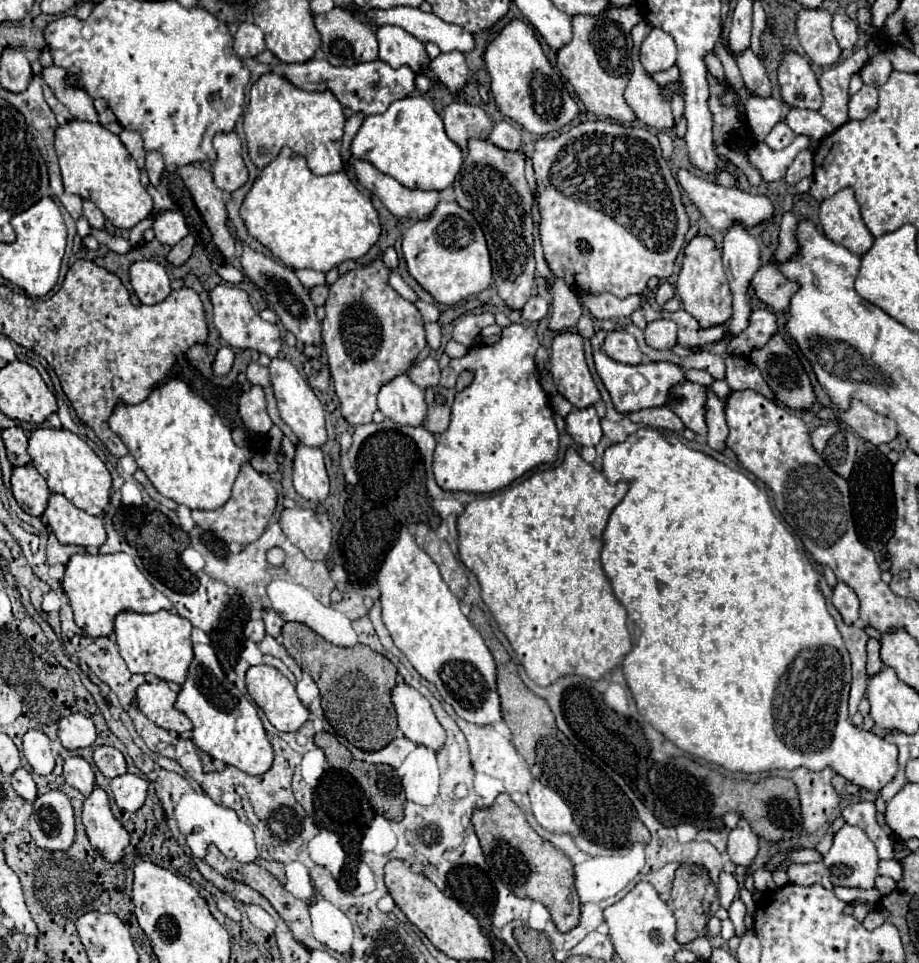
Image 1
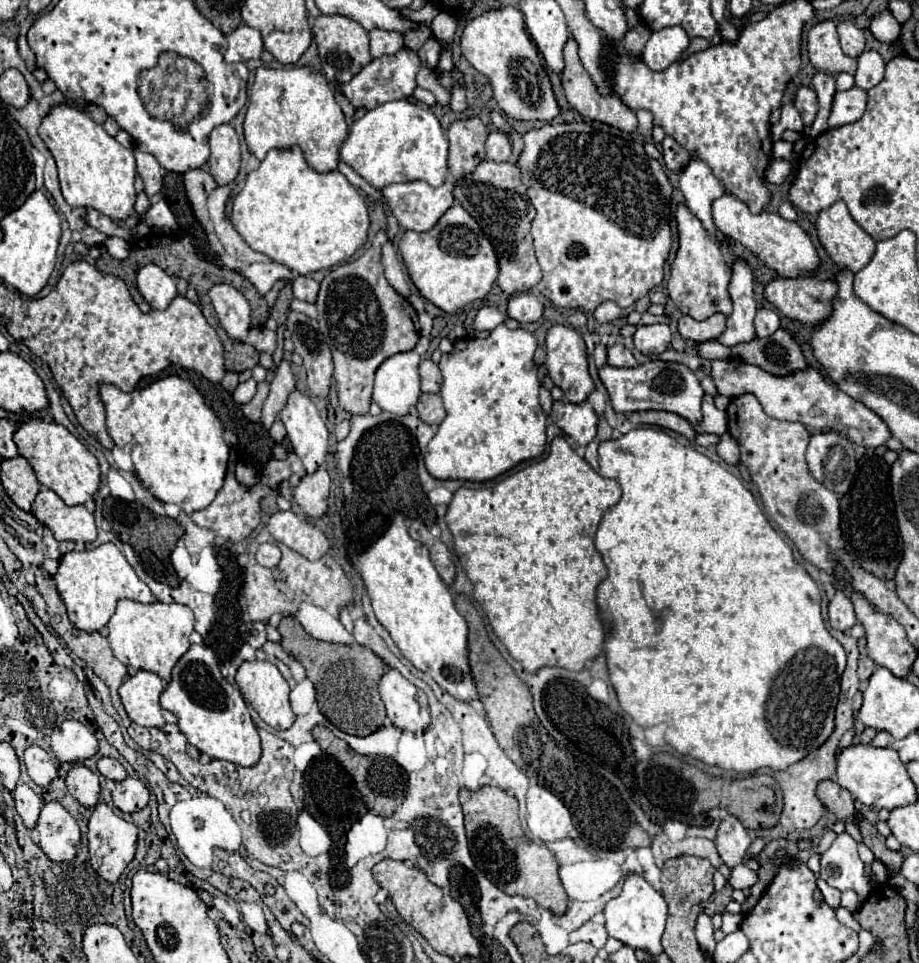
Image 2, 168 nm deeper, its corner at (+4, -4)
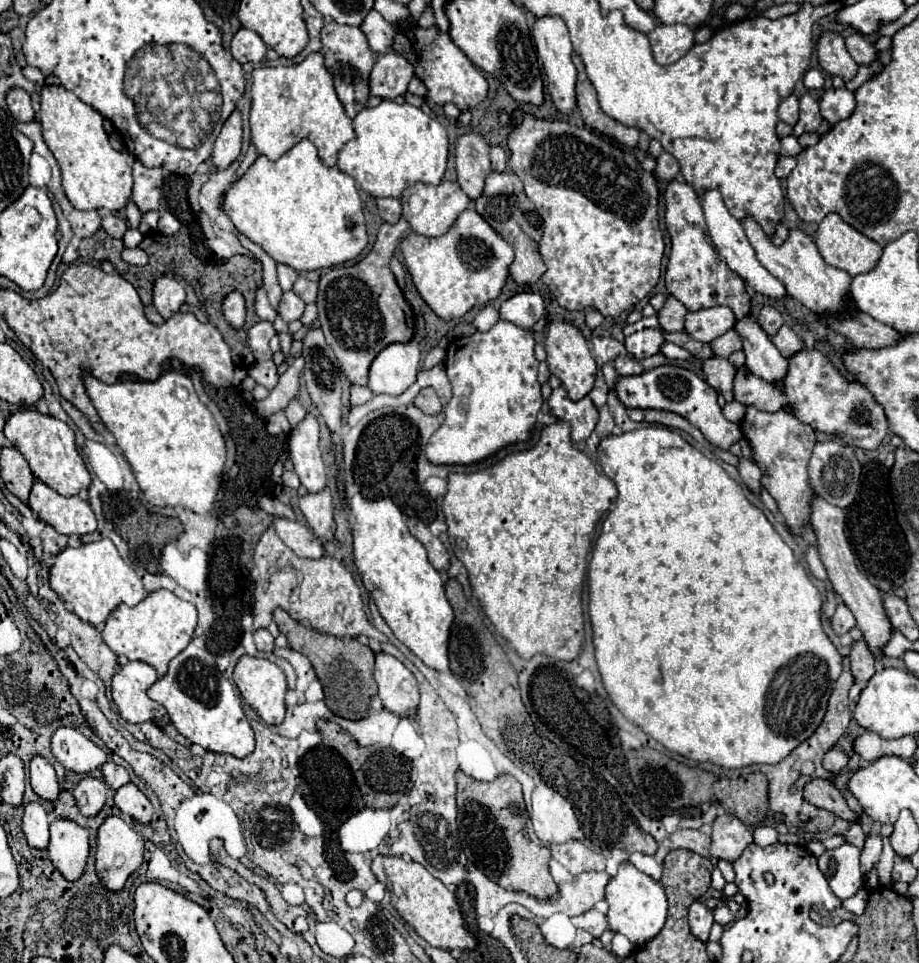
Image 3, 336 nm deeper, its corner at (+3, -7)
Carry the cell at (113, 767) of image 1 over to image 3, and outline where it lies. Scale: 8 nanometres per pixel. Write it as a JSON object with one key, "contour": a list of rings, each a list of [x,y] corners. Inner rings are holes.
{"contour":[[[107,761],[101,769],[103,769],[105,783],[107,783],[111,789],[119,789],[119,787],[123,787],[123,785],[129,783],[129,773],[127,773],[121,765],[115,765],[113,761]]]}

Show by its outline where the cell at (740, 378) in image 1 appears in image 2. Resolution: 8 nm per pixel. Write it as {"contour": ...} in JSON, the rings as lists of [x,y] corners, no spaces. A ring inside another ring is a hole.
{"contour":[[[736,358],[732,360],[714,360],[712,362],[712,380],[720,394],[728,398],[738,398],[746,392],[754,394],[758,402],[762,404],[764,412],[776,420],[794,420],[802,422],[808,428],[814,430],[834,430],[850,440],[854,440],[858,446],[866,448],[878,448],[888,442],[892,436],[886,422],[874,414],[868,406],[862,402],[850,398],[846,392],[842,392],[836,384],[826,380],[818,368],[806,366],[804,370],[798,370],[788,376],[772,376],[758,366],[740,362]]]}

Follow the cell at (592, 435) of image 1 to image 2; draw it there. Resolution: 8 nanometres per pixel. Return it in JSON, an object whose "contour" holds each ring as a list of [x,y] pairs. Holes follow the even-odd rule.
{"contour":[[[554,400],[552,412],[550,412],[552,424],[562,428],[564,434],[568,434],[578,446],[586,446],[596,436],[598,416],[592,410],[590,402],[572,404],[564,400]]]}

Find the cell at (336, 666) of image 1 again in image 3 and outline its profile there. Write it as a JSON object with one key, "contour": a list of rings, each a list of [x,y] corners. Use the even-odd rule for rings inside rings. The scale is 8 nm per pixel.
{"contour":[[[277,609],[273,613],[273,619],[275,619],[279,631],[287,637],[289,647],[303,653],[311,661],[311,665],[317,673],[317,679],[323,683],[325,705],[337,717],[345,717],[351,721],[359,721],[361,717],[367,717],[369,707],[371,707],[369,701],[371,701],[371,697],[377,695],[377,683],[373,679],[375,653],[367,645],[361,645],[357,639],[339,639],[333,635],[311,631],[311,629],[303,627],[301,623],[293,621],[291,615],[285,613],[283,609]]]}

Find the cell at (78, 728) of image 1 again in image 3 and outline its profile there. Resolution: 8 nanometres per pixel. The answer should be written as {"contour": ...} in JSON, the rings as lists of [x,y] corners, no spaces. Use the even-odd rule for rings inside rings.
{"contour":[[[61,727],[53,733],[51,751],[65,769],[75,773],[95,771],[107,761],[103,749],[99,749],[91,739],[71,727]]]}

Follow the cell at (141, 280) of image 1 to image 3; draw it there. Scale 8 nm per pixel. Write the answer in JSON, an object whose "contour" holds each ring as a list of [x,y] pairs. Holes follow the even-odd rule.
{"contour":[[[161,275],[153,285],[153,305],[163,319],[169,319],[185,303],[185,289],[175,277]]]}

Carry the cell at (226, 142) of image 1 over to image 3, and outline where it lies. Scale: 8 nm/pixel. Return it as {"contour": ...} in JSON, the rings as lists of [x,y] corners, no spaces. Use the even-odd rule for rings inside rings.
{"contour":[[[235,109],[215,139],[211,163],[215,169],[227,169],[241,153],[241,113]]]}

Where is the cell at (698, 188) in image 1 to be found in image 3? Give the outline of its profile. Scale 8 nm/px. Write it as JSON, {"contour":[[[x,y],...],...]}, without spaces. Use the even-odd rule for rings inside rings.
{"contour":[[[743,217],[741,225],[745,229],[749,243],[753,245],[753,249],[757,253],[757,261],[785,285],[785,289],[791,297],[795,297],[799,303],[803,303],[813,313],[825,313],[825,311],[835,313],[841,309],[841,305],[845,303],[845,295],[849,293],[851,277],[845,271],[827,265],[809,235],[805,235],[799,229],[789,229],[787,241],[781,243],[781,247],[777,247],[771,241],[771,237],[765,235],[761,225],[757,225],[757,221],[753,217]]]}

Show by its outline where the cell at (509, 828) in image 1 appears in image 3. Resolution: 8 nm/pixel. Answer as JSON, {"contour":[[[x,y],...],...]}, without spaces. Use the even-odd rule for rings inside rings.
{"contour":[[[461,771],[457,773],[457,809],[459,839],[467,859],[481,869],[491,881],[509,891],[523,891],[535,899],[549,899],[557,893],[557,883],[549,873],[551,851],[531,843],[525,833],[525,803],[521,785],[511,775],[501,775],[491,783],[475,781]]]}

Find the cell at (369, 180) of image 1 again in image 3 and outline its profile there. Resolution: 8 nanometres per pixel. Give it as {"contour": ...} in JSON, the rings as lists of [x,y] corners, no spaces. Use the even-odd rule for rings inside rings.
{"contour":[[[443,181],[441,185],[433,187],[433,185],[425,185],[425,183],[415,183],[411,187],[407,187],[401,195],[401,207],[403,207],[403,217],[409,221],[411,229],[419,235],[425,237],[439,237],[443,235],[451,223],[455,221],[455,217],[469,207],[469,197],[461,191],[457,181]]]}

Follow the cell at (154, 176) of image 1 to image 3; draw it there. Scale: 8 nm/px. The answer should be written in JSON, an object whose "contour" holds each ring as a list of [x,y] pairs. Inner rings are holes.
{"contour":[[[141,161],[133,163],[133,201],[141,213],[159,209],[162,198],[163,182],[170,173],[160,167],[145,167]]]}

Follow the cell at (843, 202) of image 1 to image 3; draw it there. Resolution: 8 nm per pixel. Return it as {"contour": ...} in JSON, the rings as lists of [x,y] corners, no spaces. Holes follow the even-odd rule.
{"contour":[[[829,213],[819,223],[815,241],[823,259],[833,267],[843,269],[851,277],[871,271],[883,253],[879,243],[867,239],[837,213]]]}

